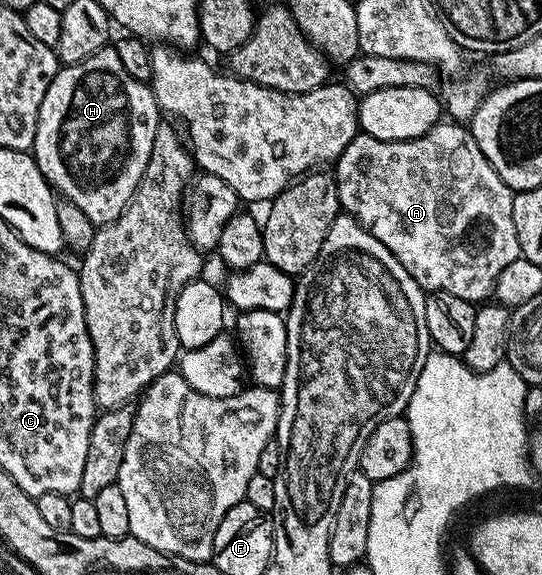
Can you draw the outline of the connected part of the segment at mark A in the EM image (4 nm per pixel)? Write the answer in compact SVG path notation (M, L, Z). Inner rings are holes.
M440 120L425 136L404 142L377 140L360 132L341 152L333 173L340 207L401 260L405 272L424 292L440 290L472 304L482 303L494 295L497 276L520 258L517 228L513 228L515 194L485 160L466 125Z

